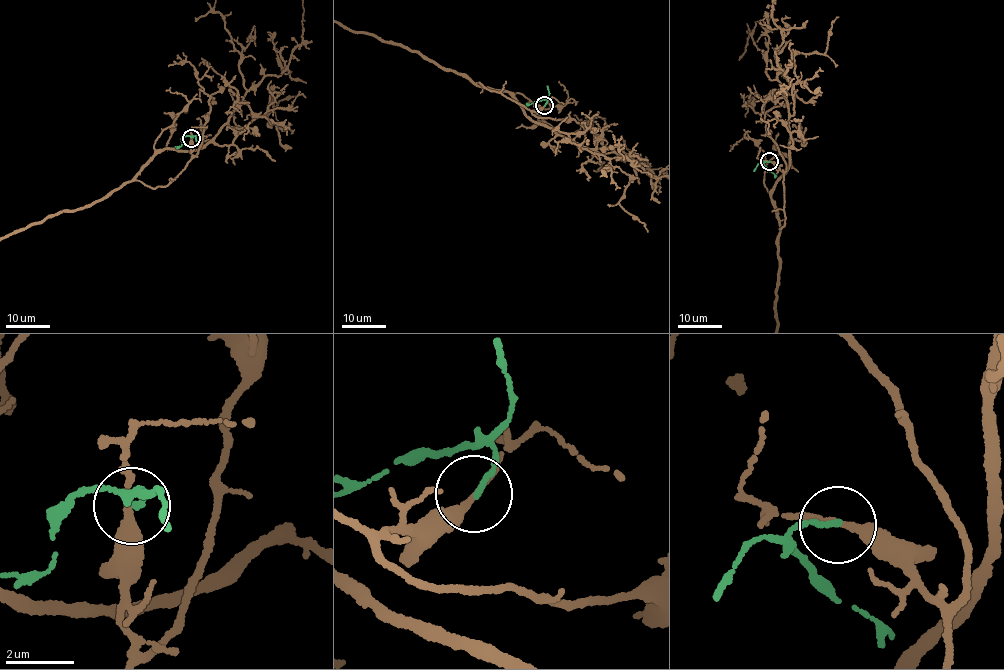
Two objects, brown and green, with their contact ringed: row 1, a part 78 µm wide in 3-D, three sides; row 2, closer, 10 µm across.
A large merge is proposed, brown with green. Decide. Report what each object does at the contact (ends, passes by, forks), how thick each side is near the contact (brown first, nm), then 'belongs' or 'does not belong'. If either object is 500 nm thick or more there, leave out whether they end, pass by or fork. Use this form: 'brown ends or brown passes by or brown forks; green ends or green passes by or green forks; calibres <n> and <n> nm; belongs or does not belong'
brown passes by; green ends; calibres 220 and 150 nm; does not belong

